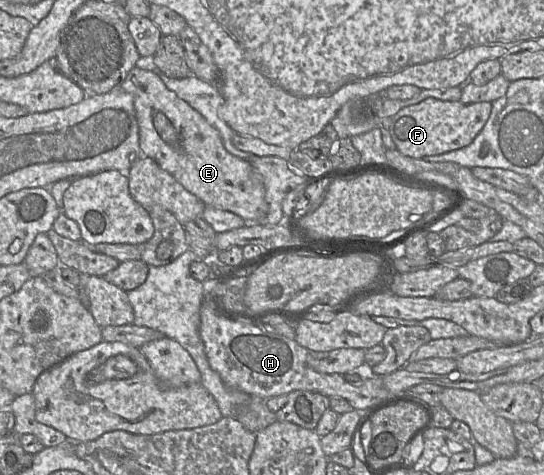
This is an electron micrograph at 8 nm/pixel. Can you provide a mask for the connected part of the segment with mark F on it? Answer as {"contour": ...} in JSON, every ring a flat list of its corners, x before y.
{"contour":[[426,98,394,114,388,130,399,152,411,158,422,159,469,145,484,127,491,110,491,102,464,104,461,101]]}

